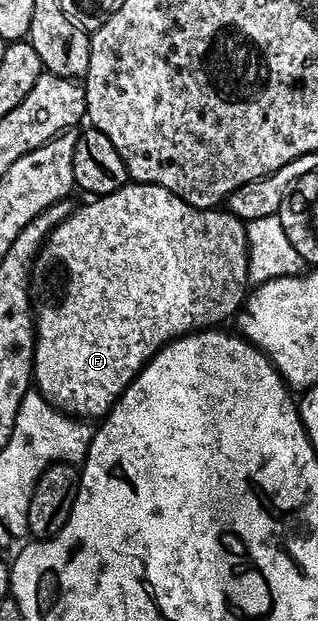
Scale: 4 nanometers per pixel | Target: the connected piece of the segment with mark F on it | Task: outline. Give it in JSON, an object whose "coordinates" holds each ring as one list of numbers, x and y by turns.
{"coordinates":[[130,181,123,188,110,194,103,194,89,200,86,206,78,205,72,214,67,215,46,238,33,263,32,272,69,274,69,294,61,306,52,306,46,310,35,310,35,341,33,343,33,382,36,389,58,410,82,420,100,420,108,414,115,400,129,387,129,381,144,368,150,358,159,350,185,334,199,330,220,327,229,317,240,311,246,297,249,277,247,276,247,240,245,239,245,223,228,209,214,208,200,210,187,204,175,192,167,192,167,188]]}

